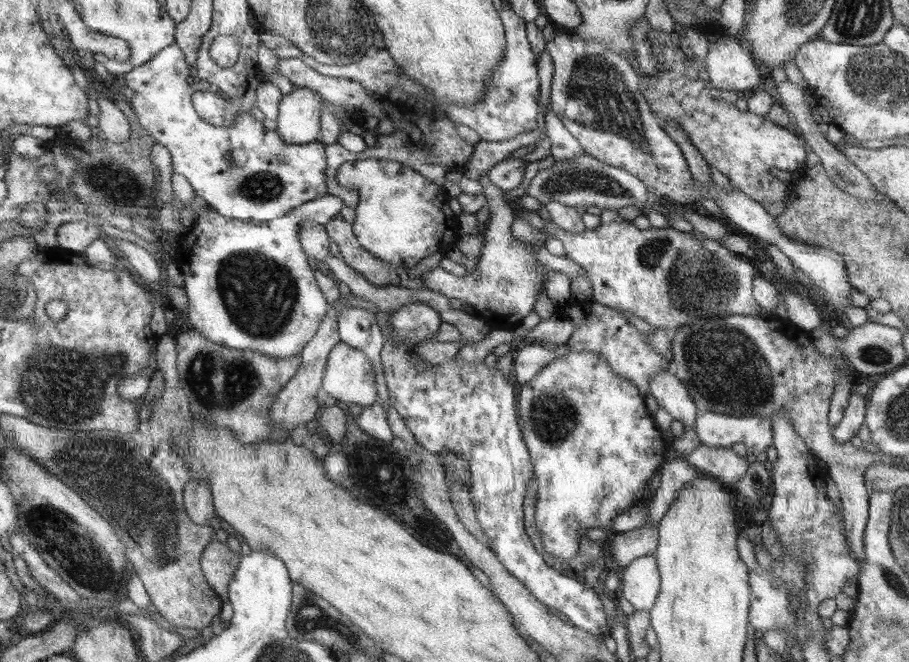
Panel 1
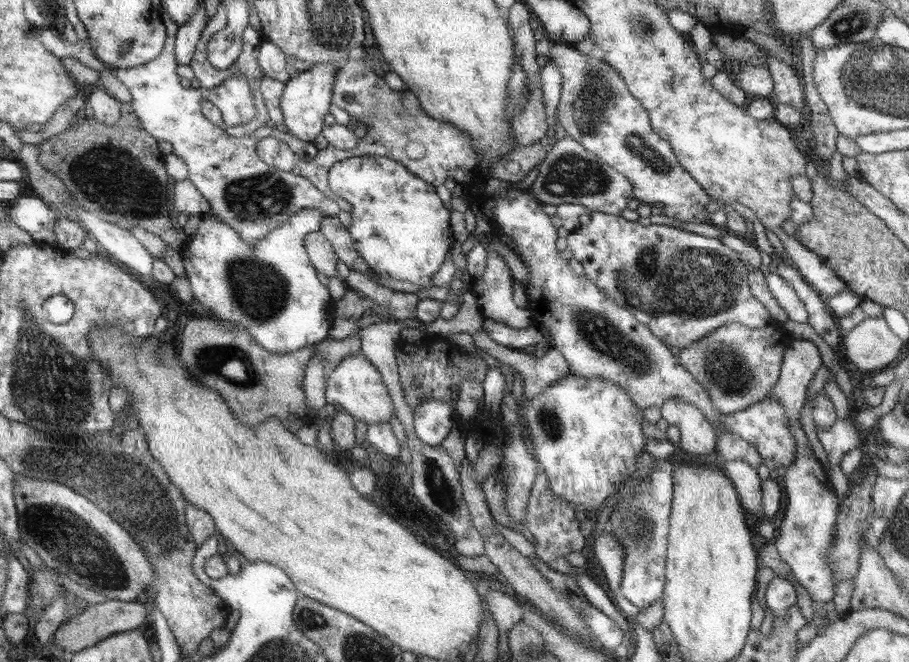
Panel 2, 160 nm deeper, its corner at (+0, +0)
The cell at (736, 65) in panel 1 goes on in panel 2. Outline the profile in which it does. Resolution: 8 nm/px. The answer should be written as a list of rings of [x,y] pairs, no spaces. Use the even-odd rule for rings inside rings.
[[[743,66],[729,75],[734,84],[748,94],[769,98],[773,95],[775,82],[771,77],[768,67],[765,66]]]

